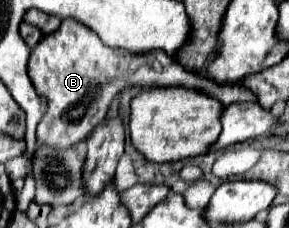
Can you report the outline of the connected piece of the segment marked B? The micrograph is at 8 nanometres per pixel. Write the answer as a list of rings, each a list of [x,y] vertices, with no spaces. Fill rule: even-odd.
[[[63,20],[59,30],[45,36],[31,52],[29,78],[39,96],[47,100],[47,110],[37,126],[37,142],[53,148],[69,148],[83,142],[97,124],[105,120],[111,102],[127,84],[131,86],[189,86],[201,88],[215,96],[219,102],[257,102],[249,88],[239,84],[217,84],[187,72],[179,62],[171,60],[165,52],[149,52],[133,56],[125,50],[111,50],[101,38],[77,20]]]

